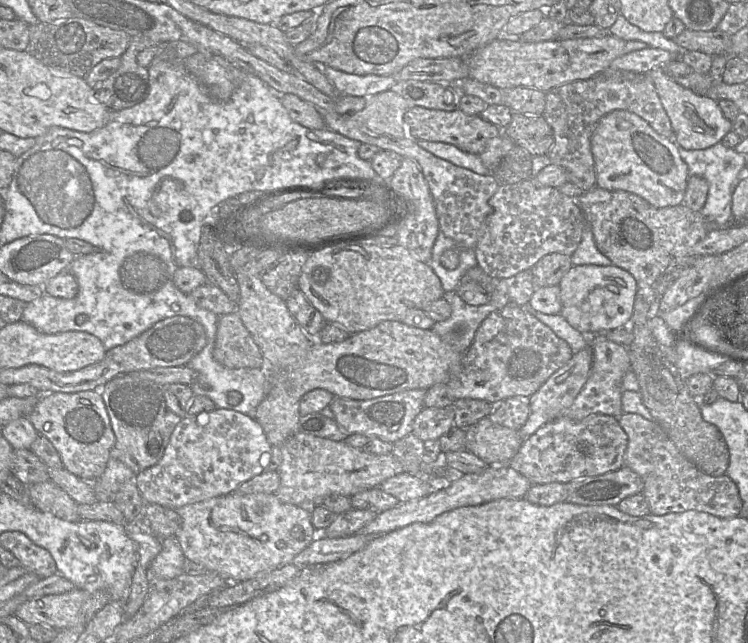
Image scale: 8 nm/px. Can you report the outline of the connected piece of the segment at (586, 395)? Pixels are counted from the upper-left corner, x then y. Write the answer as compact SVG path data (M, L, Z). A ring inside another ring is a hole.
M604 334L592 335L589 345L593 350L593 362L589 378L573 404L565 409L560 417L582 420L590 415L604 414L619 418L623 413L621 382L626 372L631 369L629 349L610 341Z

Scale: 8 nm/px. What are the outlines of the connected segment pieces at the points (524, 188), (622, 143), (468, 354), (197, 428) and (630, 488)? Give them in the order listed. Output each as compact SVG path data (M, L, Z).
M532 178L500 185L489 205L491 211L474 252L478 266L492 278L510 278L531 269L542 257L551 253L572 256L586 224L575 199L562 194L558 188L536 186Z
M625 110L603 116L591 136L596 186L635 194L656 208L681 205L689 179L688 167L670 138L657 134L642 118Z
M508 303L500 310L489 314L476 331L471 346L464 352L458 372L447 382L449 394L454 399L471 398L485 400L494 405L501 401L520 396L529 398L574 355L570 346L559 338L548 326L533 314L514 303Z
M215 408L210 412L181 418L171 434L162 459L154 466L138 473L134 481L145 502L176 510L188 504L235 491L242 483L267 469L268 460L271 460L271 451L272 445L255 418L232 409Z
M627 466L599 476L584 477L569 483L567 501L579 505L613 505L642 492L642 478Z

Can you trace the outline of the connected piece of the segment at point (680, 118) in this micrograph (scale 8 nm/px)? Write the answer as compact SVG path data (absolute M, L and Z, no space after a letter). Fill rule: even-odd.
M663 66L654 67L647 74L671 122L673 138L680 147L685 150L707 149L721 142L732 131L732 122L724 117L717 101L681 86L664 72Z

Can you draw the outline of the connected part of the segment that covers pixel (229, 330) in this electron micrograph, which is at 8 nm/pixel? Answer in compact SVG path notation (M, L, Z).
M237 311L219 317L213 357L231 369L265 367L262 352Z

